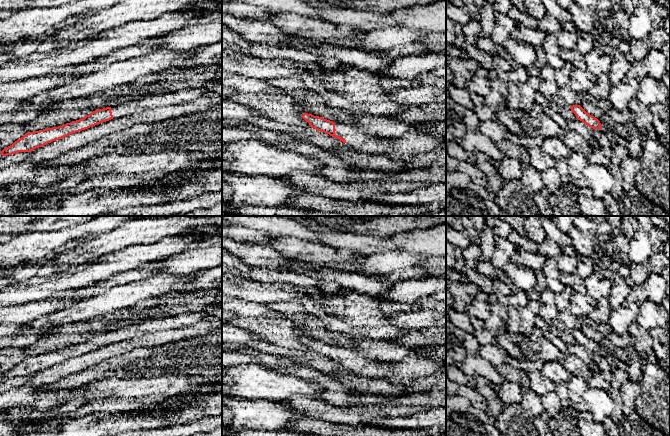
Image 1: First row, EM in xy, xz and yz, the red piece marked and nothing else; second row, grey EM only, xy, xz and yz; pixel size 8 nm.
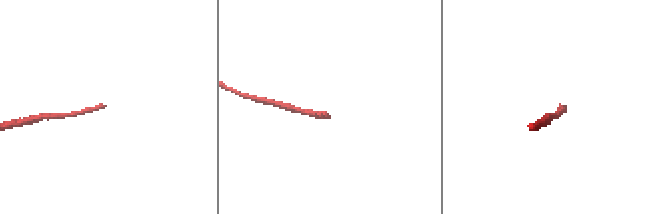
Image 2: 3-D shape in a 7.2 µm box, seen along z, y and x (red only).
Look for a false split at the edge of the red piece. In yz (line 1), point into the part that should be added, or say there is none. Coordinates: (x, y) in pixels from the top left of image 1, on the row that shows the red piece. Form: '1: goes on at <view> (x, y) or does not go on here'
1: does not go on here

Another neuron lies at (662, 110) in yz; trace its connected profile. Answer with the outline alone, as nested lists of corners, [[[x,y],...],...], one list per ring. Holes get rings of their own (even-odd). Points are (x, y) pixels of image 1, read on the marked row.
[[[666,104],[649,106],[653,115],[652,126],[661,144],[670,152],[670,110]]]

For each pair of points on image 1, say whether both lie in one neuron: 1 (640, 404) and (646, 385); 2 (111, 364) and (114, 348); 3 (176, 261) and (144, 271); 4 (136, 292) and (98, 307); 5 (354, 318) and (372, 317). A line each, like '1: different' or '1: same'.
1: same
2: different
3: different
4: same
5: same

